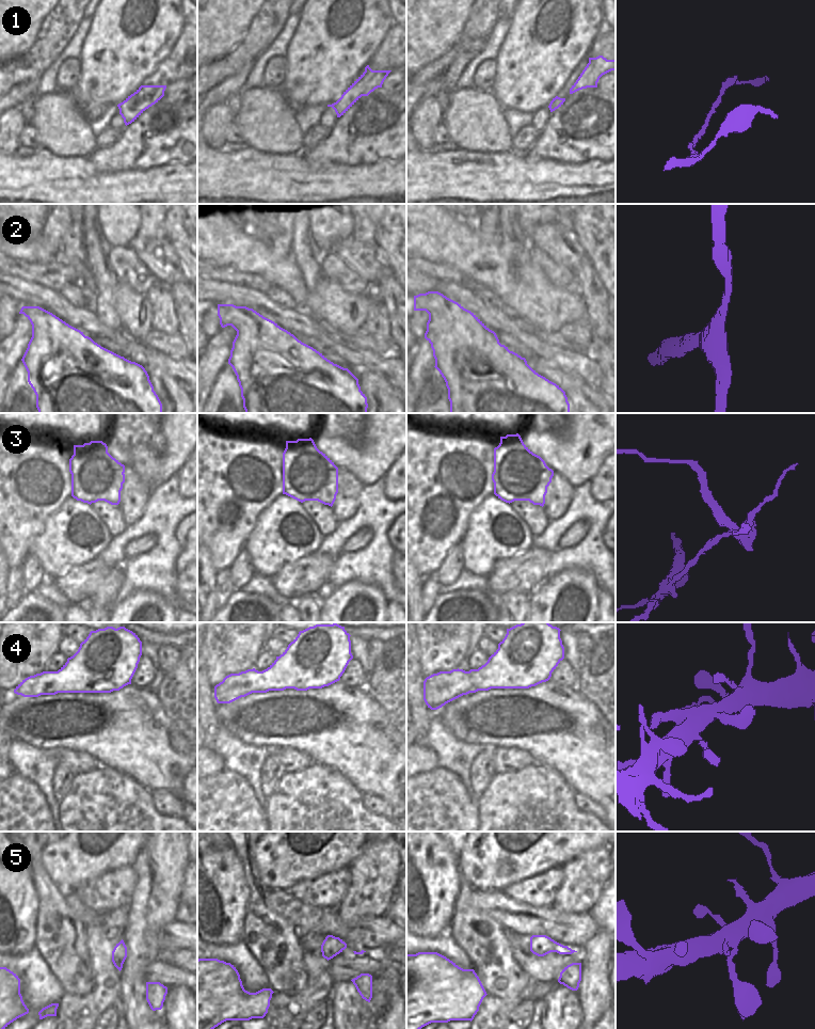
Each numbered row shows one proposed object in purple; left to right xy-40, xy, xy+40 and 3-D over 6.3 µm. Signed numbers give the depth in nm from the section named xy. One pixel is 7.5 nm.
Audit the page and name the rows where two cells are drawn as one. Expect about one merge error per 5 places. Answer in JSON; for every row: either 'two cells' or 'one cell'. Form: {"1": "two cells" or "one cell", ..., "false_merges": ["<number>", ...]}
{"1": "one cell", "2": "one cell", "3": "two cells", "4": "one cell", "5": "one cell", "false_merges": ["3"]}

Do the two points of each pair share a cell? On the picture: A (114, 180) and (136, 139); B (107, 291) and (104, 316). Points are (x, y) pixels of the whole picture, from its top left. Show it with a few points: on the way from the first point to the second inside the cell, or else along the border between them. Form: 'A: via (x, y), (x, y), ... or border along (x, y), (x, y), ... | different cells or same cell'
A: border along (94, 165), (99, 172), (143, 171) | different cells
B: via (105, 298), (105, 310) | same cell

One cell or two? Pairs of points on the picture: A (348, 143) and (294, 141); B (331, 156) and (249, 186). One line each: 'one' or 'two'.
A: two
B: two

